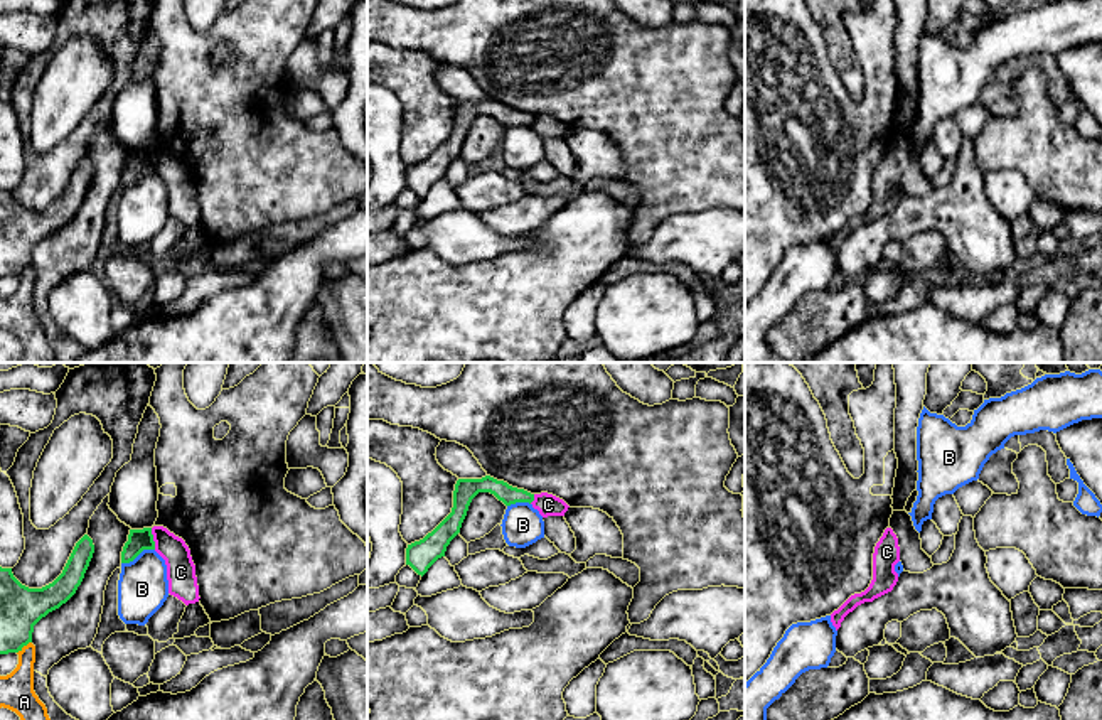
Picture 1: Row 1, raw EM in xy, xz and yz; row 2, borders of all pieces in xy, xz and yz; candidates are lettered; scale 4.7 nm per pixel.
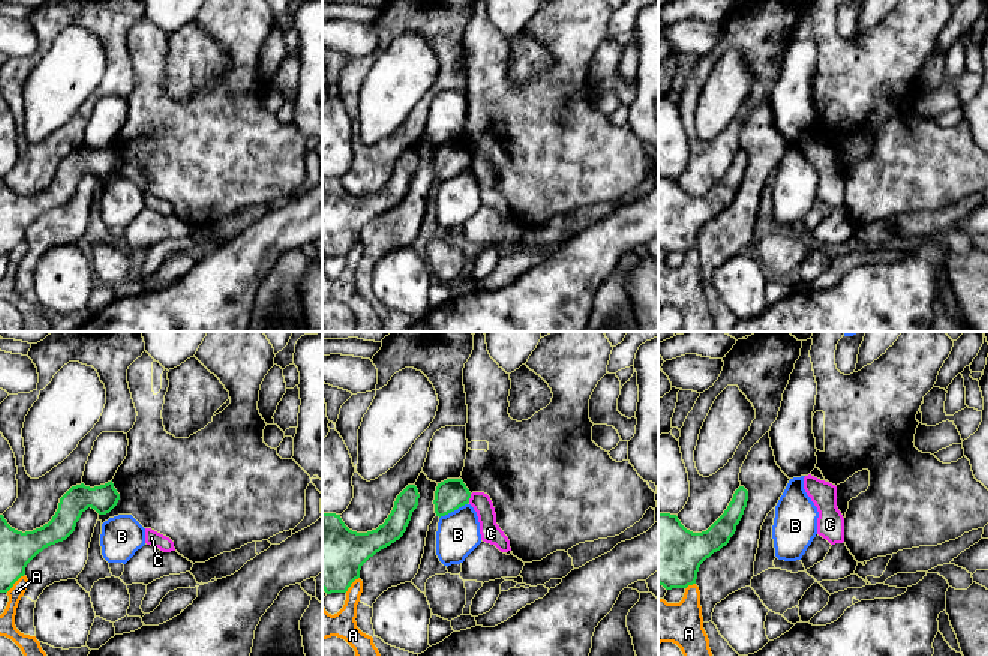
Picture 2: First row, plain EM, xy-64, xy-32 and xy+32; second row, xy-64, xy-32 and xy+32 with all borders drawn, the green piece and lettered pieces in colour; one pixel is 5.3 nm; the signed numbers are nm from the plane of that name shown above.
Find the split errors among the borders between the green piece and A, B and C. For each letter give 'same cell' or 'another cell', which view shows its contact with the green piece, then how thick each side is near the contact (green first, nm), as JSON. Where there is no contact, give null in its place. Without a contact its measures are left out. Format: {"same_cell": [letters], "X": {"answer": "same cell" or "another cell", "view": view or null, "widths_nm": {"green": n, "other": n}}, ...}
{"same_cell": [], "A": {"answer": "another cell", "view": "xy", "widths_nm": {"green": 200, "other": 160}}, "B": {"answer": "another cell", "view": "xy", "widths_nm": {"green": 110, "other": 240}}, "C": {"answer": "another cell", "view": "xy", "widths_nm": {"green": 110, "other": 140}}}

